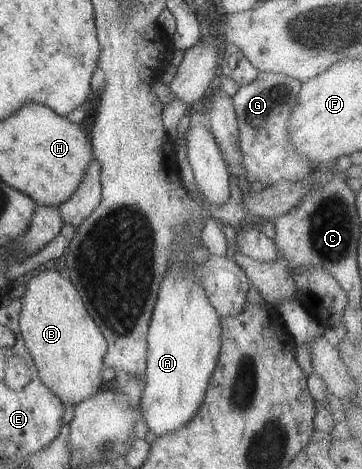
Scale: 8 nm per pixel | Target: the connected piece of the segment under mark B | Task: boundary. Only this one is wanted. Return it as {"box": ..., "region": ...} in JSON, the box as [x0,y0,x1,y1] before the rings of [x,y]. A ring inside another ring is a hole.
{"box":[18,269,106,405],"region":[[[55,269],[41,271],[37,276],[31,277],[25,286],[25,293],[20,298],[18,327],[25,348],[36,366],[38,379],[63,405],[76,405],[98,392],[102,383],[101,366],[103,367],[102,358],[106,351],[105,337],[85,312],[86,308],[72,282],[61,277]]]}

